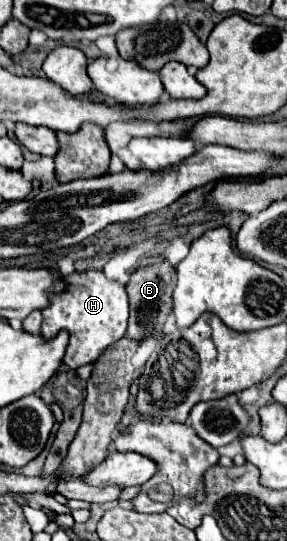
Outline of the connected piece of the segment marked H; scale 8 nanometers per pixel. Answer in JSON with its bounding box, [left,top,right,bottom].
[41,271,129,369]

